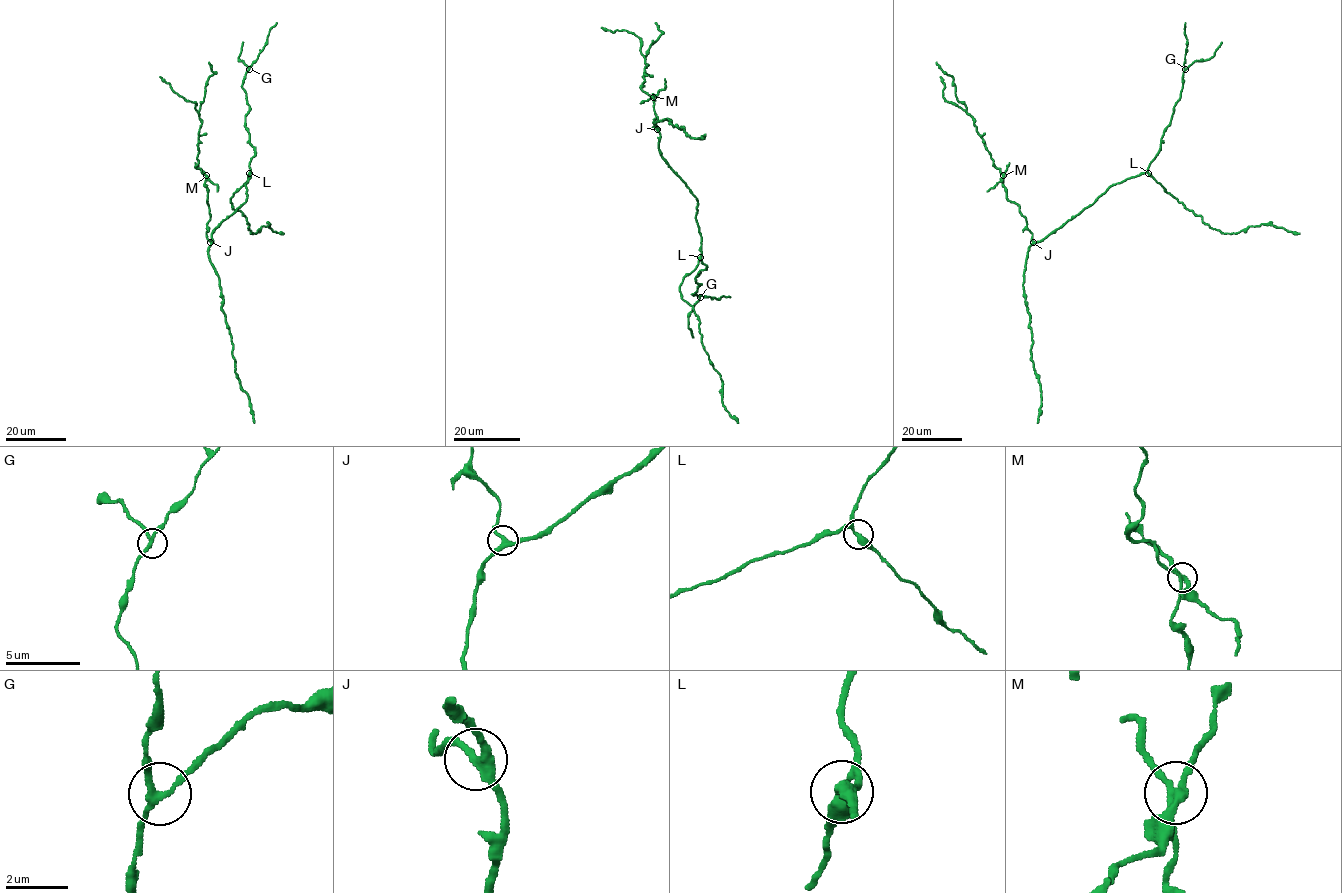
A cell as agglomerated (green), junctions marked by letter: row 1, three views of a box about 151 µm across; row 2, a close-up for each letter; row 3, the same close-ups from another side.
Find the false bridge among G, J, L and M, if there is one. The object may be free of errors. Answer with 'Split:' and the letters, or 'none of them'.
Split: M

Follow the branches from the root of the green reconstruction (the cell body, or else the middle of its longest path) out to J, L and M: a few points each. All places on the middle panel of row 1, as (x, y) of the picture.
J: (680, 177), (661, 155), (657, 129)
L: (680, 177), (697, 201), (695, 220), (701, 236), (700, 257)
M: (680, 177), (659, 149), (659, 134), (653, 129), (657, 121), (650, 96), (653, 97)

